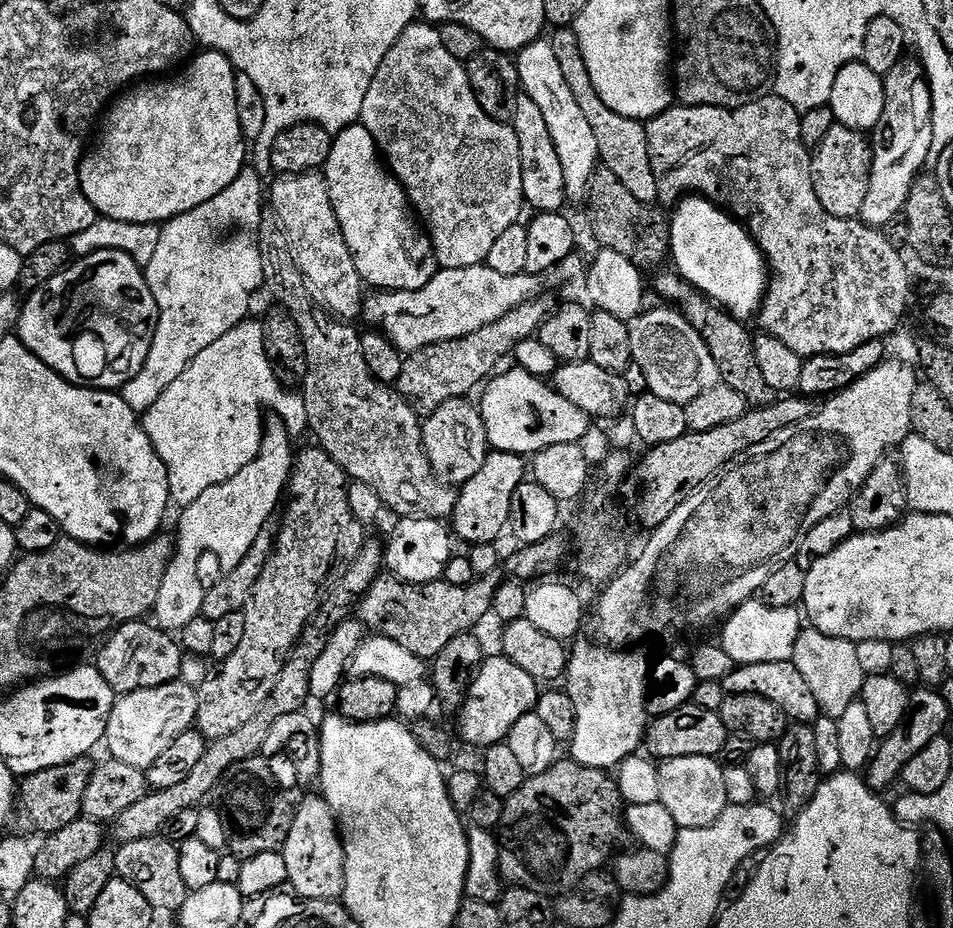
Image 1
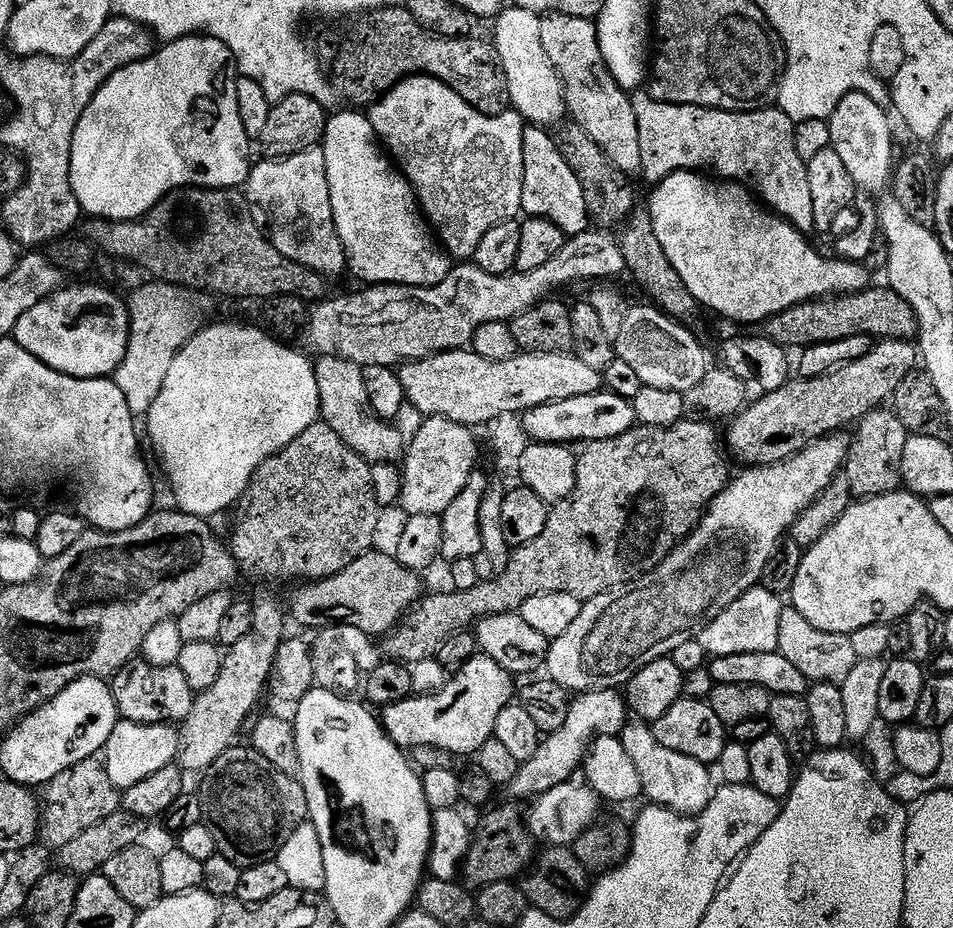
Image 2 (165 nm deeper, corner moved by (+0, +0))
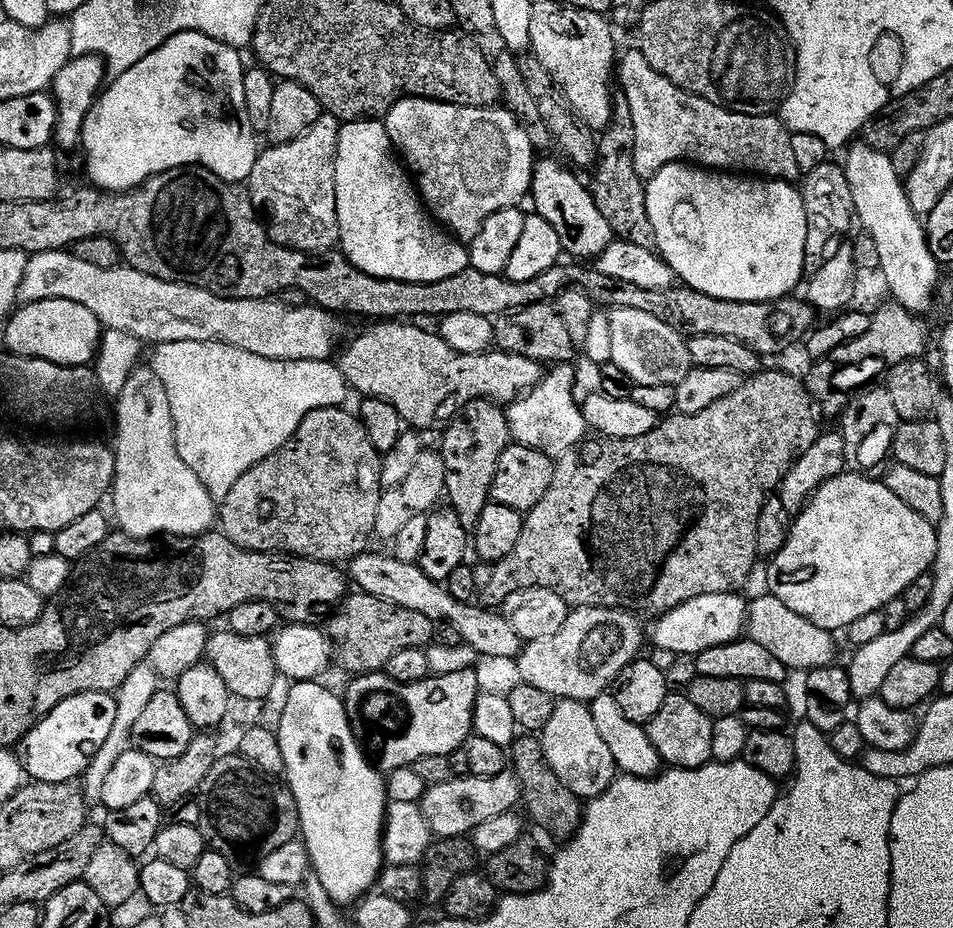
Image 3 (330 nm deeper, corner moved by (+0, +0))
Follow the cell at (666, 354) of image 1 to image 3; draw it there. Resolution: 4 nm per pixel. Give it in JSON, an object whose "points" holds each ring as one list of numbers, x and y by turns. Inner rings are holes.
{"points":[[613,308,610,318,610,347,614,349,612,363,617,364,632,379,635,385,676,386,690,374,694,367,688,349,688,340,678,330,658,322,658,318,643,310]]}

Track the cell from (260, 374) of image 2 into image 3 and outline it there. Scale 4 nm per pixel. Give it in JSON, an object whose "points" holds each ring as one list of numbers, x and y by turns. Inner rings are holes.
{"points":[[170,342,161,344,150,361,170,398,170,414,174,418,174,434,178,454,206,486,213,500,222,502,234,482,258,462,270,458,302,426,306,414,323,408,343,407,350,396,348,382,339,365,327,360,271,360,246,354,234,346,218,342]]}

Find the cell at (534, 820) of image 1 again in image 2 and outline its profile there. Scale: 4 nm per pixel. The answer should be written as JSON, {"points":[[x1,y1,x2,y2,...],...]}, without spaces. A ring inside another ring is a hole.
{"points":[[507,803,486,813,474,824,472,845,462,865,462,880,469,889,479,890,494,882,515,881,523,877,534,863,534,841,522,819,522,812,516,809,519,807,515,803]]}

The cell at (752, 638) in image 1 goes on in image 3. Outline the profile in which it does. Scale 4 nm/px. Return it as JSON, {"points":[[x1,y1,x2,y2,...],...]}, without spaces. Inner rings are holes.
{"points":[[735,592,702,594,682,606,670,609,650,628,651,643,662,650,670,650,676,657,698,657,714,646,732,644,745,635,748,627,749,601,742,597]]}

